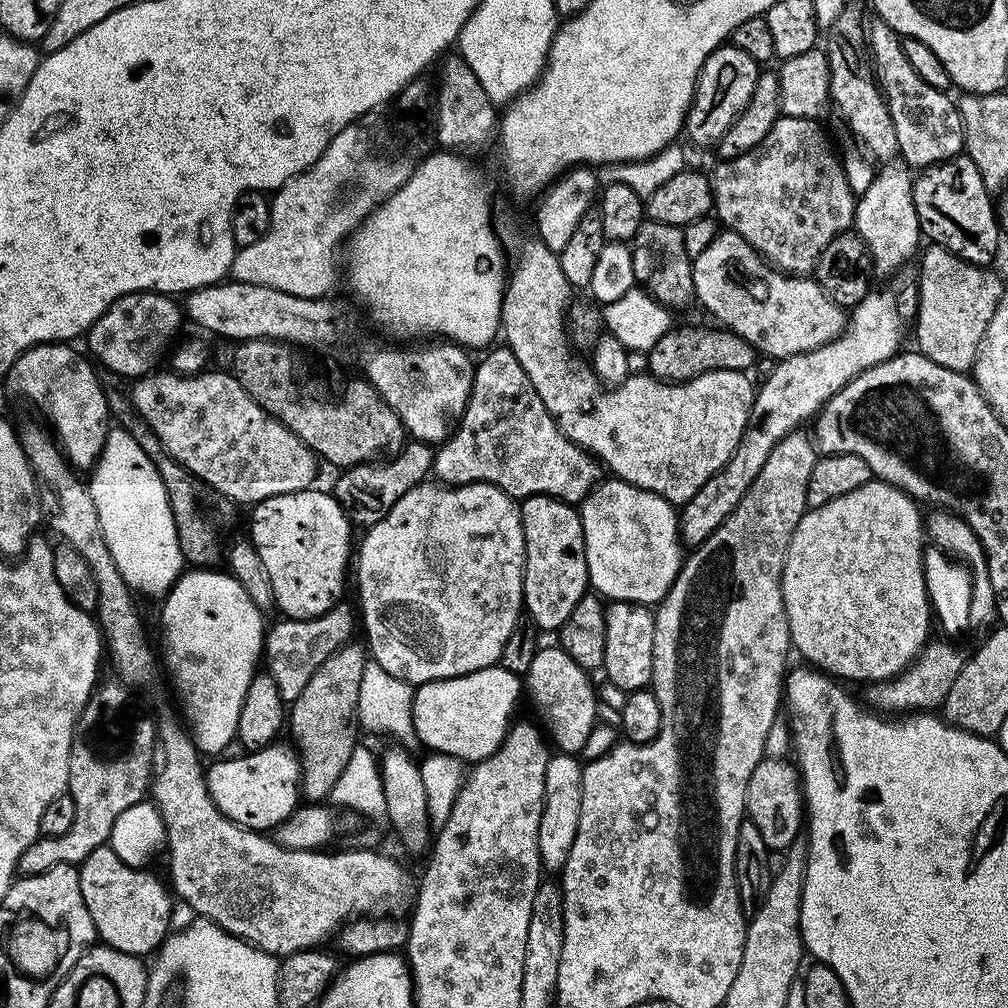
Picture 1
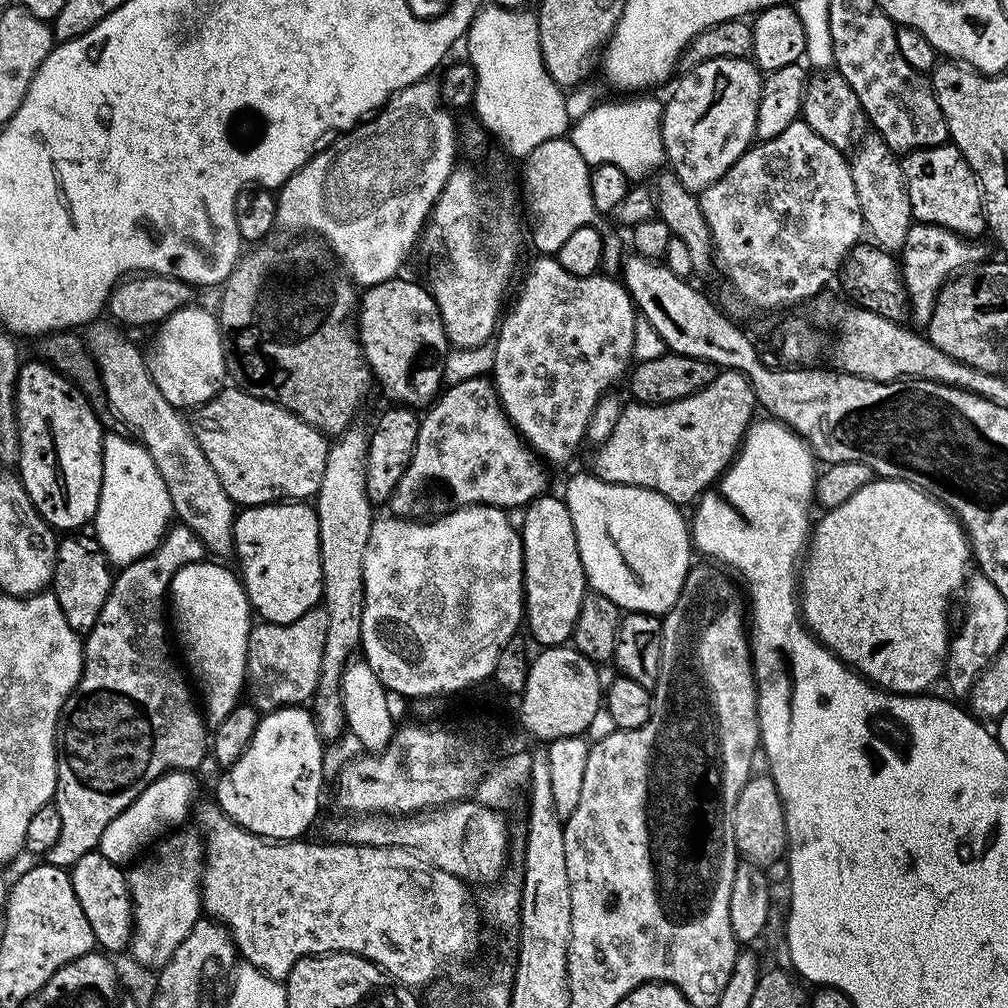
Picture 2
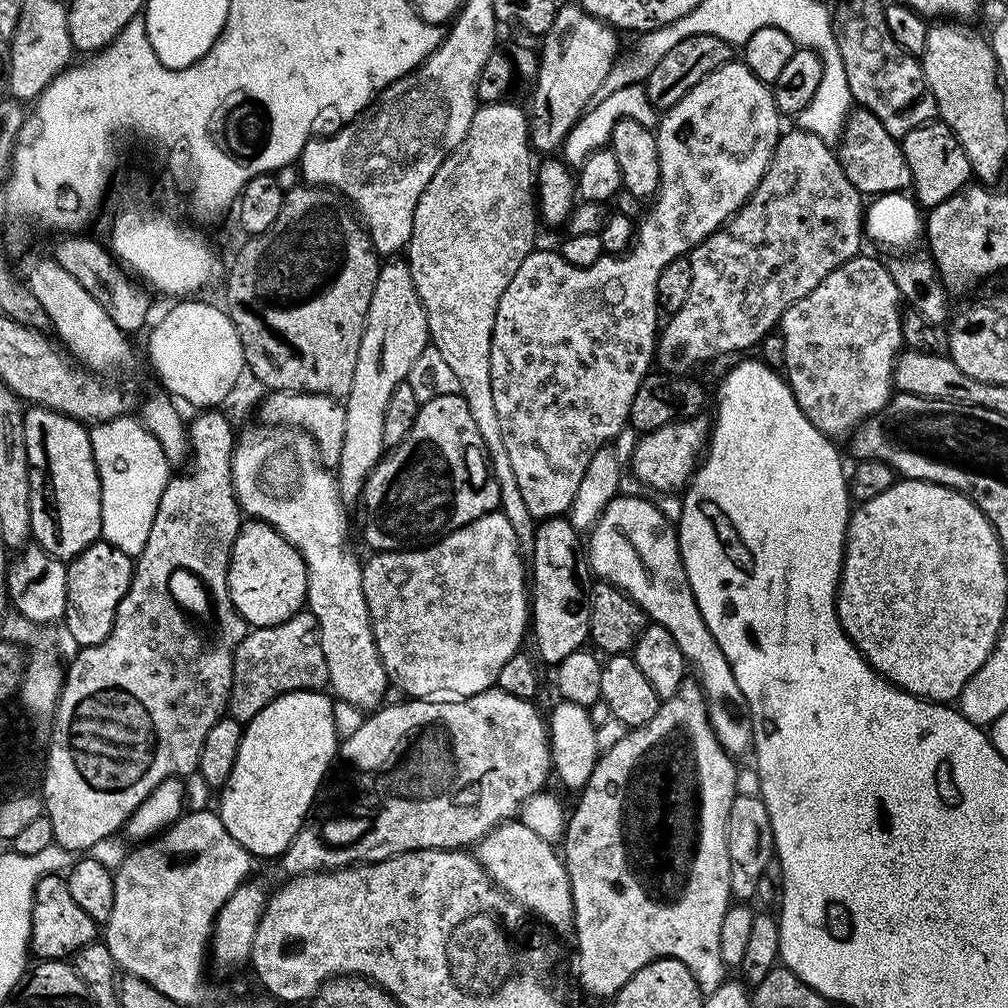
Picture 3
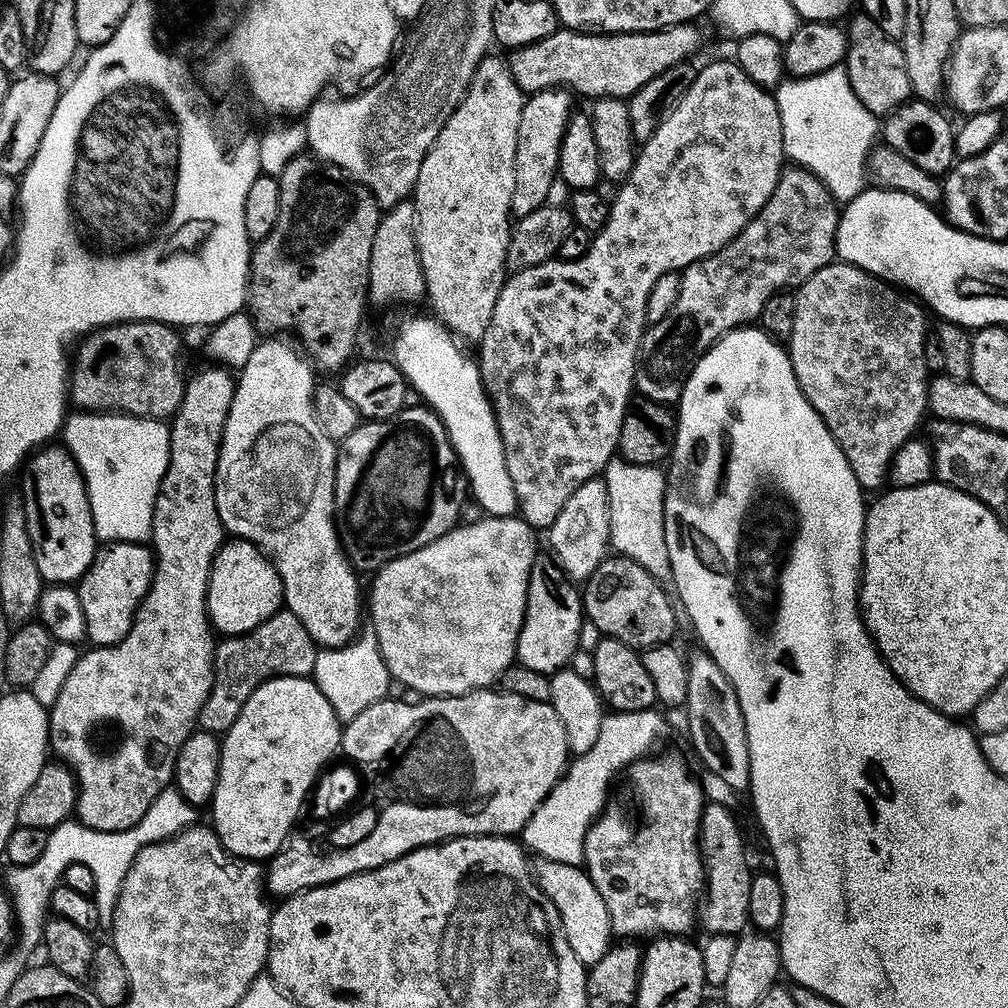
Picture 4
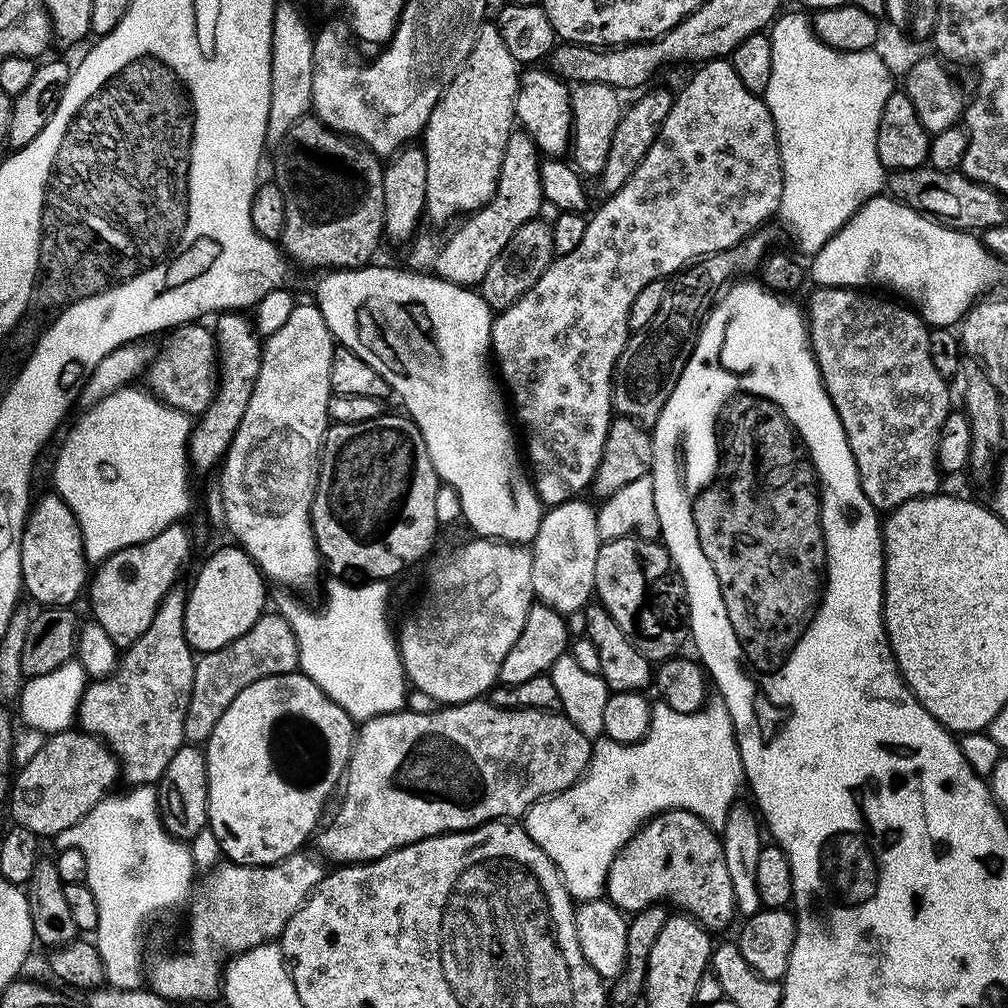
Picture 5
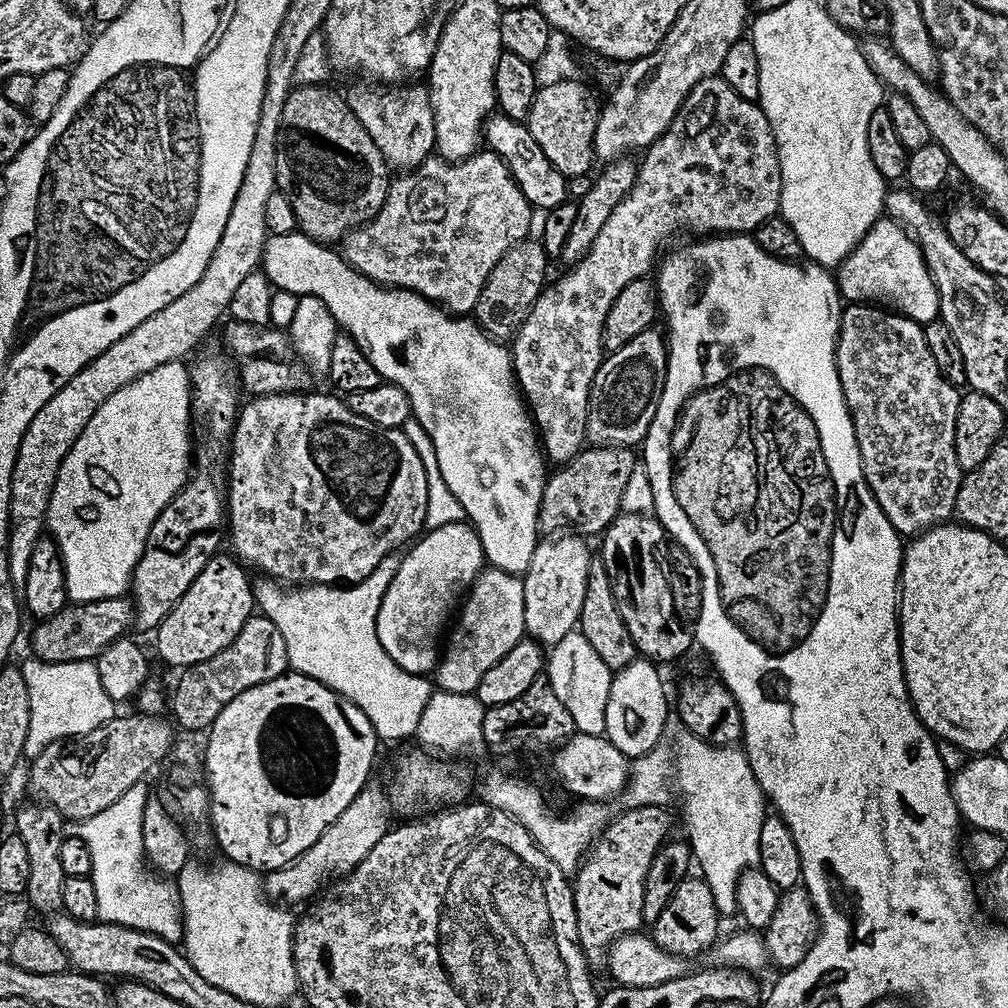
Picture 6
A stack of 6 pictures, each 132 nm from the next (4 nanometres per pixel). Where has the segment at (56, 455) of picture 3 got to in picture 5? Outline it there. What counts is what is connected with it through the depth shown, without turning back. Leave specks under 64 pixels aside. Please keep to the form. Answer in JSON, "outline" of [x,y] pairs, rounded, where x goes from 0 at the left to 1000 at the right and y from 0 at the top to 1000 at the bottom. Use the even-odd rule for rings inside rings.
{"outline":[[[59,490],[51,491],[31,501],[20,535],[20,577],[27,594],[37,595],[41,604],[74,600],[89,575],[89,557],[83,548],[77,514]]]}

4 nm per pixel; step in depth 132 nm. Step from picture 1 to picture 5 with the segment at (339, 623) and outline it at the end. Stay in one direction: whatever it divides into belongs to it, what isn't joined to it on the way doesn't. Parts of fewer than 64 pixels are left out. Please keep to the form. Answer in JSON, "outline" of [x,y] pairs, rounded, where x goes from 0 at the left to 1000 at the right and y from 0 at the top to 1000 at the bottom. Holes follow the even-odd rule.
{"outline":[[[277,609],[260,610],[240,633],[232,633],[232,637],[220,641],[220,645],[195,650],[192,685],[188,685],[188,696],[185,700],[184,735],[190,740],[205,739],[208,728],[212,728],[212,720],[216,720],[216,712],[224,708],[224,700],[228,700],[244,681],[252,681],[252,677],[260,673],[293,667],[297,661],[296,633],[292,633],[286,614]]]}

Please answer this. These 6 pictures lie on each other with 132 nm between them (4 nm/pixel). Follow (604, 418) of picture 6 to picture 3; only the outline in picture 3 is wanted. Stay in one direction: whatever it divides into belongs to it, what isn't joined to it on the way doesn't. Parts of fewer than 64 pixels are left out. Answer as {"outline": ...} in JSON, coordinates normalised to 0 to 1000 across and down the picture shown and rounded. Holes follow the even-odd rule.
{"outline":[[[779,130],[775,134],[772,145],[766,154],[764,165],[760,169],[756,181],[752,181],[745,196],[712,229],[705,230],[691,246],[687,247],[682,255],[685,260],[685,293],[681,295],[681,300],[677,300],[677,304],[672,310],[666,311],[664,317],[667,318],[660,325],[658,322],[653,329],[649,361],[656,370],[683,371],[686,370],[685,367],[689,361],[698,361],[701,357],[708,356],[709,353],[722,353],[725,349],[736,348],[737,345],[749,346],[754,338],[773,322],[774,316],[778,314],[778,309],[785,302],[800,296],[800,292],[804,292],[804,288],[808,288],[808,284],[812,284],[812,280],[815,280],[815,276],[819,276],[819,272],[823,272],[843,256],[854,253],[855,202],[853,206],[853,198],[855,199],[855,191],[847,185],[843,185],[839,173],[833,170],[830,152],[818,143],[815,137],[812,137],[807,131],[789,130]]]}

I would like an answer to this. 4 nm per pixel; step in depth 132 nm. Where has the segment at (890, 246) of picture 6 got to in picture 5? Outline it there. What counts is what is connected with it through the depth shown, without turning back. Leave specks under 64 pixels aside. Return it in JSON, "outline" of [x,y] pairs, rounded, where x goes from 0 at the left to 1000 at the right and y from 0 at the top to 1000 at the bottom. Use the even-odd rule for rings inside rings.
{"outline":[[[874,192],[860,198],[859,201],[842,216],[839,220],[839,224],[835,224],[835,228],[831,228],[831,232],[827,232],[827,236],[823,236],[823,240],[819,240],[819,244],[815,244],[815,248],[812,248],[808,251],[805,258],[806,266],[804,262],[804,278],[805,281],[807,278],[807,283],[814,286],[851,286],[857,288],[865,284],[861,282],[874,282],[877,286],[886,286],[886,288],[890,290],[888,293],[890,295],[898,294],[898,296],[893,296],[896,296],[908,309],[912,310],[913,316],[925,325],[944,325],[945,323],[951,322],[952,318],[956,316],[956,313],[964,306],[964,303],[969,301],[969,299],[977,293],[975,290],[978,289],[979,286],[986,285],[987,282],[995,276],[997,266],[992,255],[986,253],[986,251],[976,243],[976,239],[971,233],[951,226],[939,226],[939,224],[933,222],[930,218],[924,218],[923,215],[916,214],[903,204],[893,201],[891,198],[886,198],[884,193],[881,192]]]}

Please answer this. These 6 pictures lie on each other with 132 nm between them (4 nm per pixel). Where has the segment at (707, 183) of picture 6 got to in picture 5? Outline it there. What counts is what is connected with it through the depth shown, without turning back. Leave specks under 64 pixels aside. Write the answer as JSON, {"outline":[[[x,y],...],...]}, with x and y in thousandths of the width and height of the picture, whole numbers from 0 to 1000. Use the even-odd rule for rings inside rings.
{"outline":[[[725,59],[703,60],[695,63],[691,67],[694,68],[688,73],[687,80],[675,92],[673,90],[670,92],[665,113],[661,113],[661,121],[657,121],[653,137],[649,137],[645,149],[641,149],[641,157],[637,157],[637,161],[633,161],[633,169],[629,169],[629,173],[625,173],[625,177],[621,177],[621,185],[617,185],[617,188],[606,191],[602,195],[603,199],[591,211],[583,214],[583,223],[577,241],[571,247],[565,248],[565,252],[551,255],[548,263],[538,272],[538,276],[534,276],[534,280],[530,280],[530,284],[526,284],[526,288],[522,288],[522,292],[518,292],[518,296],[514,296],[514,300],[510,300],[510,304],[506,304],[489,316],[486,349],[490,354],[495,376],[502,386],[507,400],[508,397],[512,400],[510,413],[514,421],[514,416],[516,416],[516,421],[520,424],[518,444],[522,449],[522,456],[526,461],[526,475],[532,482],[533,490],[536,491],[537,501],[551,502],[563,496],[570,496],[578,489],[575,487],[578,484],[580,487],[591,475],[591,463],[597,454],[597,446],[601,442],[601,431],[609,416],[607,390],[611,360],[625,332],[623,323],[625,304],[629,304],[629,296],[633,296],[633,288],[637,288],[637,284],[641,284],[641,280],[670,275],[684,262],[704,254],[708,250],[718,250],[721,246],[734,242],[755,224],[761,223],[762,217],[765,214],[769,215],[774,209],[778,178],[776,177],[770,126],[762,104],[751,92],[740,89],[740,85],[736,85],[736,77],[732,77],[732,73],[728,73]]]}

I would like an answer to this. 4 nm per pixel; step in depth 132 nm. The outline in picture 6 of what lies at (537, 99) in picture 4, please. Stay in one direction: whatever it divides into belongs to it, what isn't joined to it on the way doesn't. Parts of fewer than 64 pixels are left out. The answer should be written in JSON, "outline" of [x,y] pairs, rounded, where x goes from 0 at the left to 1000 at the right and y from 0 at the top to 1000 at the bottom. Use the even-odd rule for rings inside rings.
{"outline":[[[487,149],[473,150],[462,159],[445,161],[430,153],[415,166],[402,170],[385,184],[383,200],[369,218],[345,231],[339,239],[339,253],[353,270],[383,286],[402,286],[422,294],[449,312],[464,312],[482,284],[482,276],[494,256],[525,233],[530,207],[514,188],[500,158]]]}

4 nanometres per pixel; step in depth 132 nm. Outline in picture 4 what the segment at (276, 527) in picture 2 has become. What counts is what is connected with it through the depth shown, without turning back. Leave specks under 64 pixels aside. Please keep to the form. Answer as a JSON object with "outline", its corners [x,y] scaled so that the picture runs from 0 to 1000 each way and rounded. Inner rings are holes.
{"outline":[[[235,534],[219,542],[206,574],[206,614],[219,632],[239,631],[252,625],[264,617],[264,613],[279,606],[281,599],[282,585],[277,567],[257,544],[246,536]]]}

